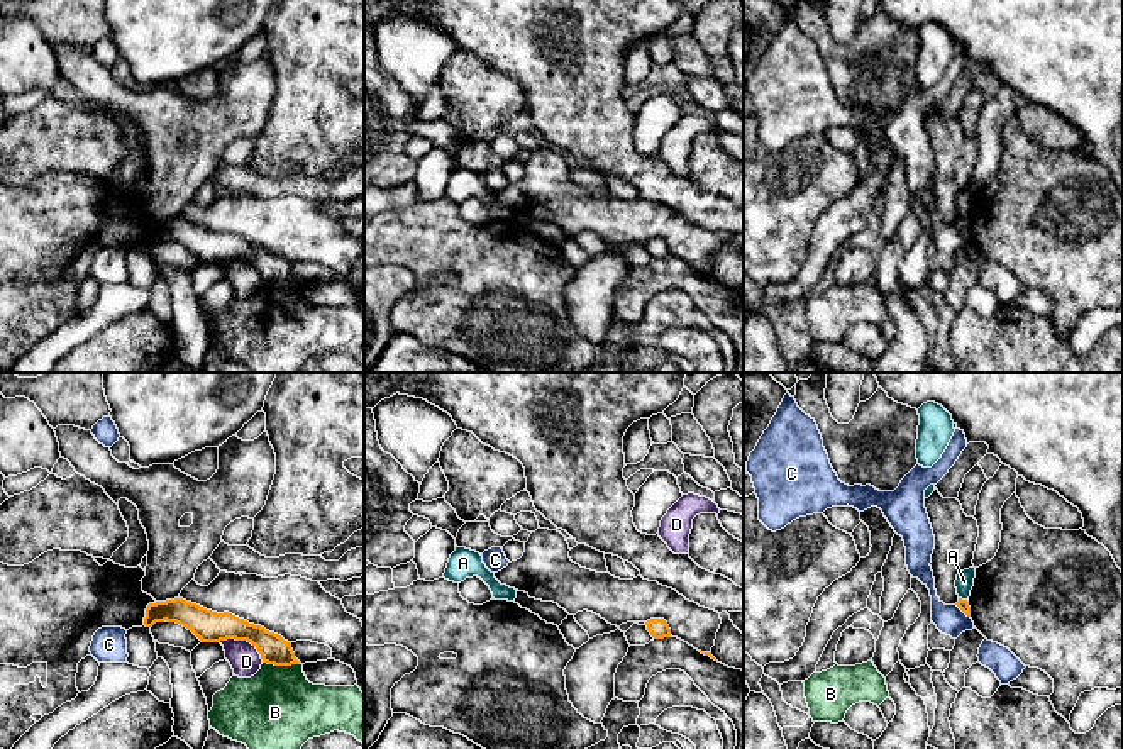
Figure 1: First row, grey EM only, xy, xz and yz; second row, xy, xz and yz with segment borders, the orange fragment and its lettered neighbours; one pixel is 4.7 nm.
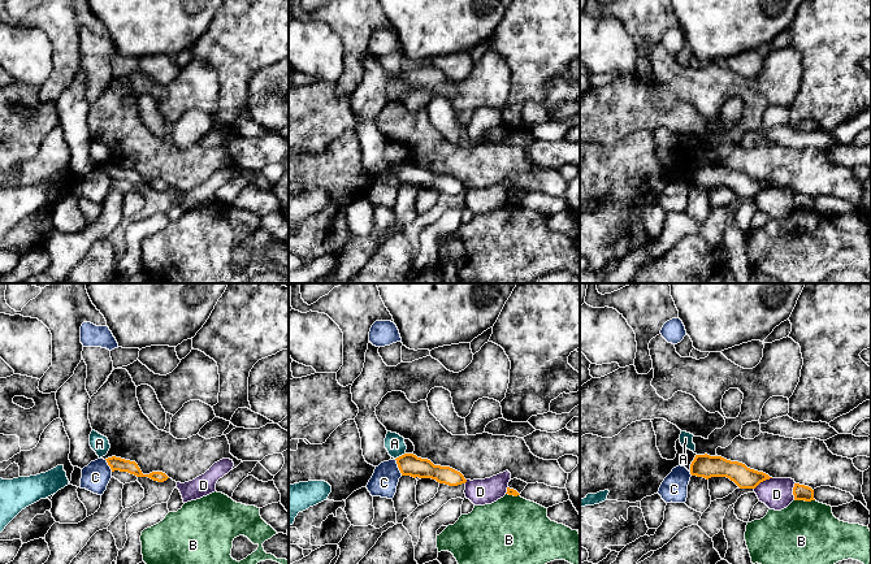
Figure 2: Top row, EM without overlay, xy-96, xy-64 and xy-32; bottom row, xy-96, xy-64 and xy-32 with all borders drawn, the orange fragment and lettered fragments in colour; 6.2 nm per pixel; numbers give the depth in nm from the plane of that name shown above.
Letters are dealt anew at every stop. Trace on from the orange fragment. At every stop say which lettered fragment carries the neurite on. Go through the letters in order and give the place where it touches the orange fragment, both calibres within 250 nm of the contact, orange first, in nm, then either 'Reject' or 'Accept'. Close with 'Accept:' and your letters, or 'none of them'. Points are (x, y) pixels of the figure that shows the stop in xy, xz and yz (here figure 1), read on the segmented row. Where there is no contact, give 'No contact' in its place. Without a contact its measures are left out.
A: Touches orange at yz (961, 599). Thickness 50 nm (orange) against 90 nm. Reject
B: Touches orange at xy (282, 665). Thickness 140 nm (orange) against 380 nm. Reject
C: Touches orange at yz (962, 610). Thickness 50 nm (orange) against 140 nm. Reject
D: Touches orange at xy (244, 639). Thickness 150 nm (orange) against 150 nm. Reject
Accept: none of them

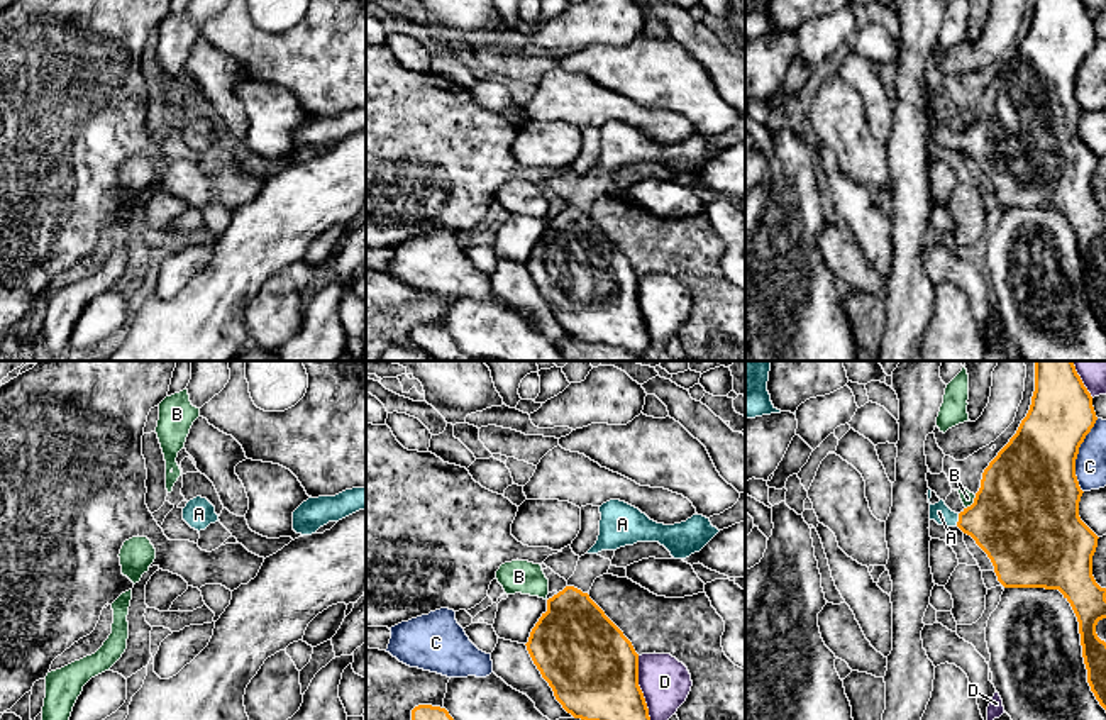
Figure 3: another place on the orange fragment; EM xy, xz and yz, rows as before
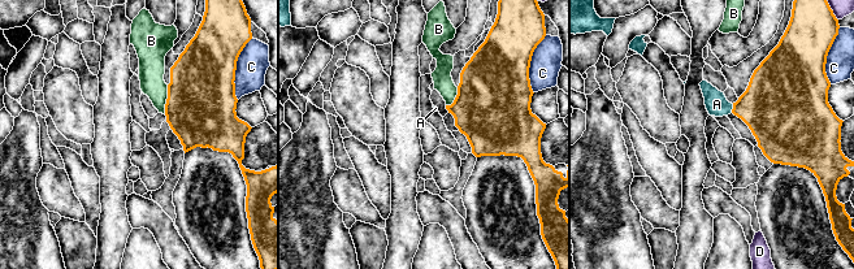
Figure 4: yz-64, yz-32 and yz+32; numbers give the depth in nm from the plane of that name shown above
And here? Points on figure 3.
A: Touches orange at yz (959, 520). Thickness 400 nm (orange) against 90 nm. Accept
B: Touches orange at yz (974, 502). Thickness 500 nm (orange) against 60 nm. Reject
C: Touches orange at yz (1076, 456). Thickness 420 nm (orange) against 140 nm. Reject
D: Touches orange at xz (639, 688). Thickness 440 nm (orange) against 240 nm. Reject
Accept: A

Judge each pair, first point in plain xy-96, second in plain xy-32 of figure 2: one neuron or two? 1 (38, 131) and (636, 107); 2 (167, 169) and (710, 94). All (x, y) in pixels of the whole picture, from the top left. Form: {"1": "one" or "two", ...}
{"1": "one", "2": "two"}

